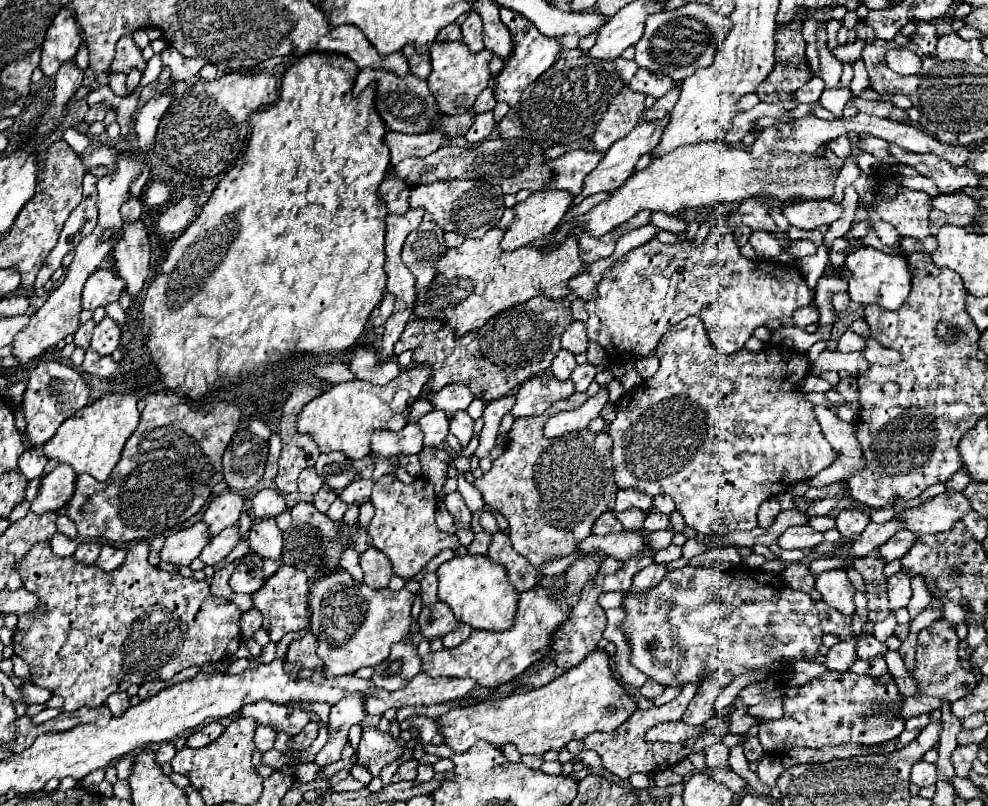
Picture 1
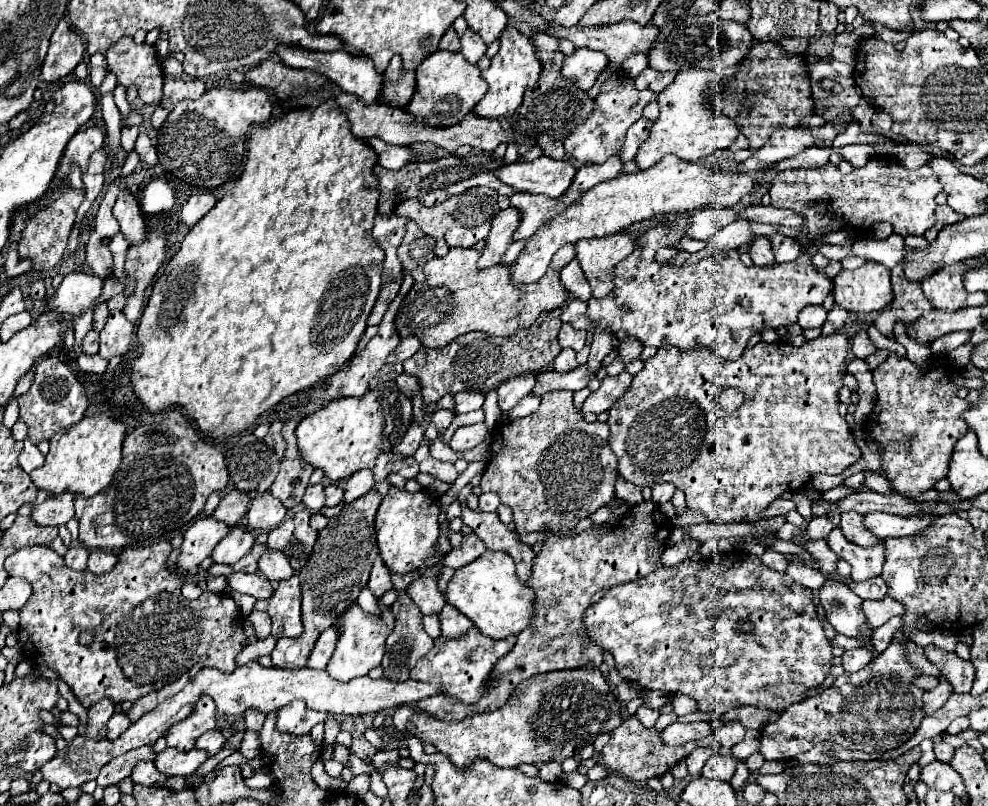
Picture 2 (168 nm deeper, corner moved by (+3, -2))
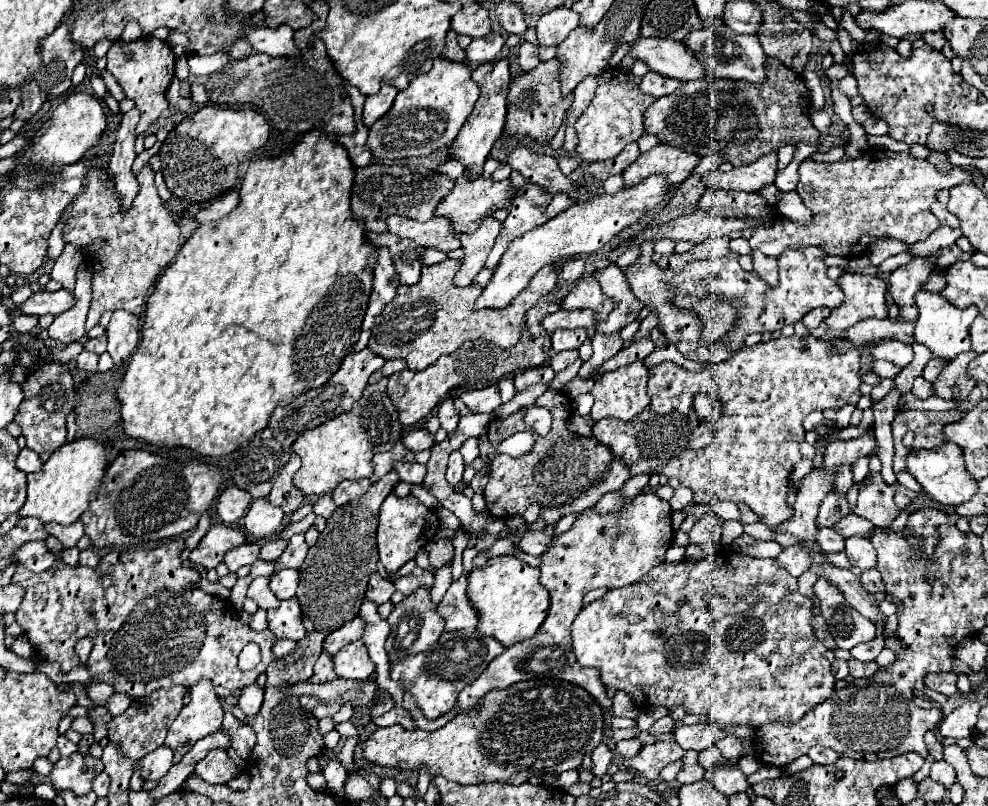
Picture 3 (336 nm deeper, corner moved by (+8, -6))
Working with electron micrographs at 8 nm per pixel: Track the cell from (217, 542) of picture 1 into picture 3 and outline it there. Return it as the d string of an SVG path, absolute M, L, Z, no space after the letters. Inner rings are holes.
M244 542L240 546L234 546L224 556L224 564L228 566L230 572L236 572L240 566L252 564L258 558L258 550L260 550L260 542Z

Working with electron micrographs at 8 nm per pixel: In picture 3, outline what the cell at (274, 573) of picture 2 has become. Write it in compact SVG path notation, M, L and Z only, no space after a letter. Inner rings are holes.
M280 570L270 576L270 590L280 600L296 596L296 586L298 586L298 570Z

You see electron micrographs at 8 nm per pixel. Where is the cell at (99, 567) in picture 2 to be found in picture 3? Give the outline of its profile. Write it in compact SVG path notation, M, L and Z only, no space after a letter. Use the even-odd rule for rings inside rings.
M86 548L80 552L80 566L88 566L88 568L96 568L100 564L100 554L94 552L92 548Z

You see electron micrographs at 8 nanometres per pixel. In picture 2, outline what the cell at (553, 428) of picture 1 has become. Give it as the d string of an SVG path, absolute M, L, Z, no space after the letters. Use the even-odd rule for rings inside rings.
M621 372L619 376L605 376L601 380L601 388L597 392L591 392L591 396L583 404L583 412L607 412L623 394L629 390L633 382L633 376L629 372Z

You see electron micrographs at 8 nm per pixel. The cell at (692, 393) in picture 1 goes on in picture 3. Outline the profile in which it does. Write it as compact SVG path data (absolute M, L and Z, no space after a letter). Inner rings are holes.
M790 336L790 338L772 338L768 342L760 342L752 348L742 348L734 358L726 360L726 362L720 362L716 366L710 366L710 368L704 368L704 370L698 370L698 372L690 372L674 362L662 362L654 368L650 368L650 378L648 378L648 398L650 398L650 406L644 408L636 418L624 422L624 420L598 420L594 426L592 426L592 432L594 436L598 438L600 444L608 446L612 450L612 454L616 458L624 458L624 462L628 462L628 470L632 470L632 476L638 476L638 474L664 474L668 478L678 478L682 482L682 486L688 486L692 492L694 492L694 502L704 502L704 504L718 504L718 502L724 502L724 500L730 500L730 502L744 502L750 506L752 512L756 512L764 524L768 524L768 528L776 528L778 524L782 524L784 520L788 520L792 516L792 510L786 506L786 494L788 494L788 484L790 484L790 474L794 470L794 466L802 460L802 454L800 454L800 442L804 440L804 434L806 430L802 428L802 422L804 418L814 412L814 410L840 410L844 404L856 404L858 398L860 398L860 392L858 392L858 386L860 386L860 352L858 348L854 346L852 348L852 342L844 342L844 338L834 338L834 340L820 340L820 338L814 338L814 336L806 336L806 338L798 338L798 336ZM700 392L706 392L706 394L712 394L712 396L718 396L722 400L722 404L728 404L728 414L720 418L720 422L708 422L704 418L698 416L698 412L694 410L692 406L692 398Z

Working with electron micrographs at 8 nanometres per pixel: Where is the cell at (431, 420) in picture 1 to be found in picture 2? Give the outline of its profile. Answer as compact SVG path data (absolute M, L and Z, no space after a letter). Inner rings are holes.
M437 410L437 412L431 416L431 420L435 422L439 434L443 434L443 432L451 426L451 422L453 422L453 412L451 412L451 410Z

